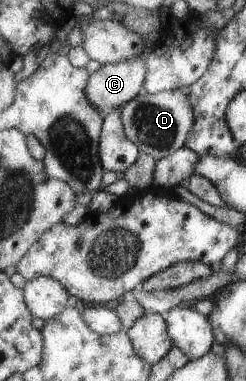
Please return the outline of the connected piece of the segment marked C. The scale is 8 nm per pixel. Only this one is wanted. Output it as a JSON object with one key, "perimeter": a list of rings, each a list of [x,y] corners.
{"perimeter":[[[147,53],[121,64],[102,64],[89,78],[89,101],[106,118],[139,95],[147,75]]]}

